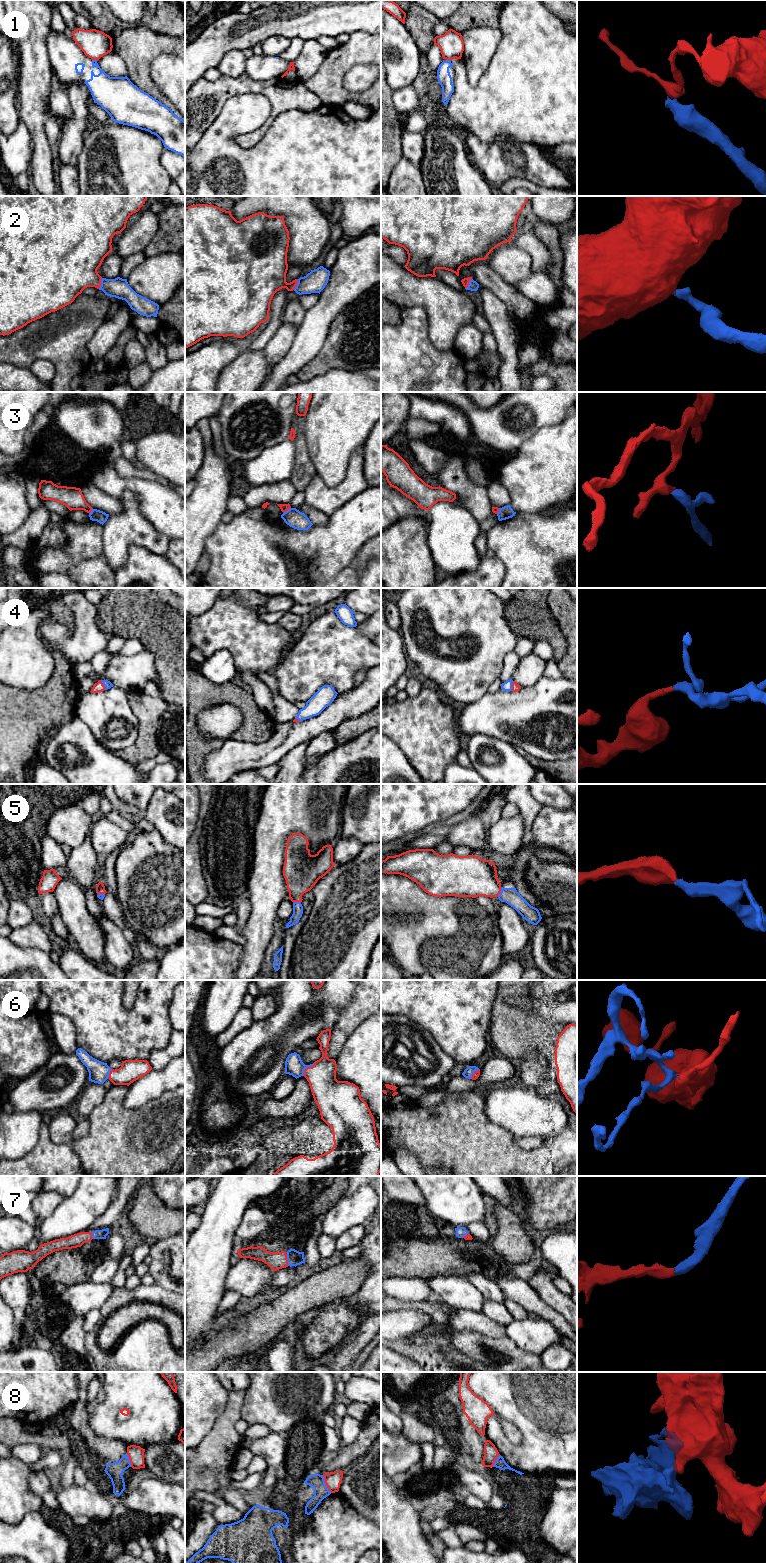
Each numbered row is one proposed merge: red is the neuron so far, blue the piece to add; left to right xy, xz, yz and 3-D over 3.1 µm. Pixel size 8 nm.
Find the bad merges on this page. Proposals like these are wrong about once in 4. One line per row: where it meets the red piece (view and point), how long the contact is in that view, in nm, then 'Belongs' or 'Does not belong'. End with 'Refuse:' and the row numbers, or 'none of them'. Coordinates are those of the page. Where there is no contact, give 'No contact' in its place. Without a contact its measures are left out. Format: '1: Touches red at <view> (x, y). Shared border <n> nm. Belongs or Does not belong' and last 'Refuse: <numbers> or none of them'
1: Touches red at xy (94, 59). Shared border 40 nm. Does not belong
2: Touches red at yz (468, 283). Shared border 100 nm. Belongs
3: Touches red at xz (286, 510). Shared border 80 nm. Does not belong
4: Touches red at xy (103, 685). Shared border 90 nm. Belongs
5: Touches red at yz (500, 891). Shared border 90 nm. Belongs
6: Touches red at xz (306, 1068). Shared border 140 nm. Belongs
7: Touches red at xz (287, 1259). Shared border 110 nm. Belongs
8: Touches red at xz (325, 1483). Shared border 160 nm. Does not belong
Refuse: 1, 3, 8

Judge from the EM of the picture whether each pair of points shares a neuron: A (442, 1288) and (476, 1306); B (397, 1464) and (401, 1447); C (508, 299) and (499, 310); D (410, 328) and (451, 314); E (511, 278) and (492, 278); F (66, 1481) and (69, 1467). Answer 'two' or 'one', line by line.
A: one
B: one
C: two
D: two
E: two
F: one

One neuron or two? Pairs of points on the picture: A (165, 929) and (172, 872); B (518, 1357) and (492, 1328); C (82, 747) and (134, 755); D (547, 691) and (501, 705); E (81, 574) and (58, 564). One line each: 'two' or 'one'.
A: one
B: two
C: two
D: one
E: two

